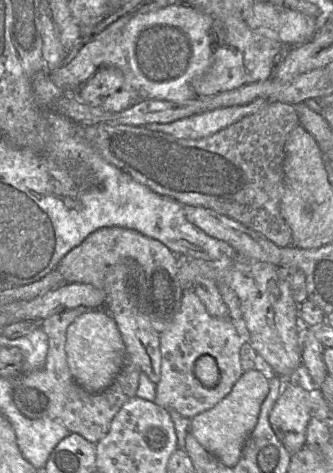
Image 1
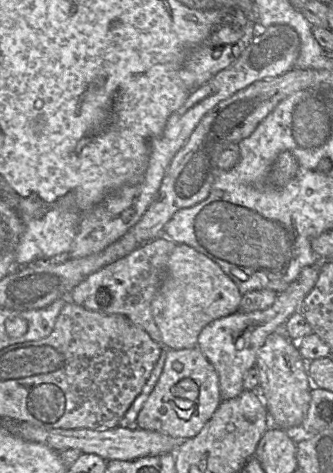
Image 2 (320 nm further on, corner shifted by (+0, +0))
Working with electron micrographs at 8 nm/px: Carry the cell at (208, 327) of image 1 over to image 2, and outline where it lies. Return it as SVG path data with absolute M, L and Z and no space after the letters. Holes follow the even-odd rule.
M198 346L189 349L167 349L162 374L140 410L135 426L140 429L160 432L173 438L186 440L195 437L211 419L222 402L219 376ZM184 378L191 378L198 386L199 393L192 408L182 410L174 404L174 387Z

